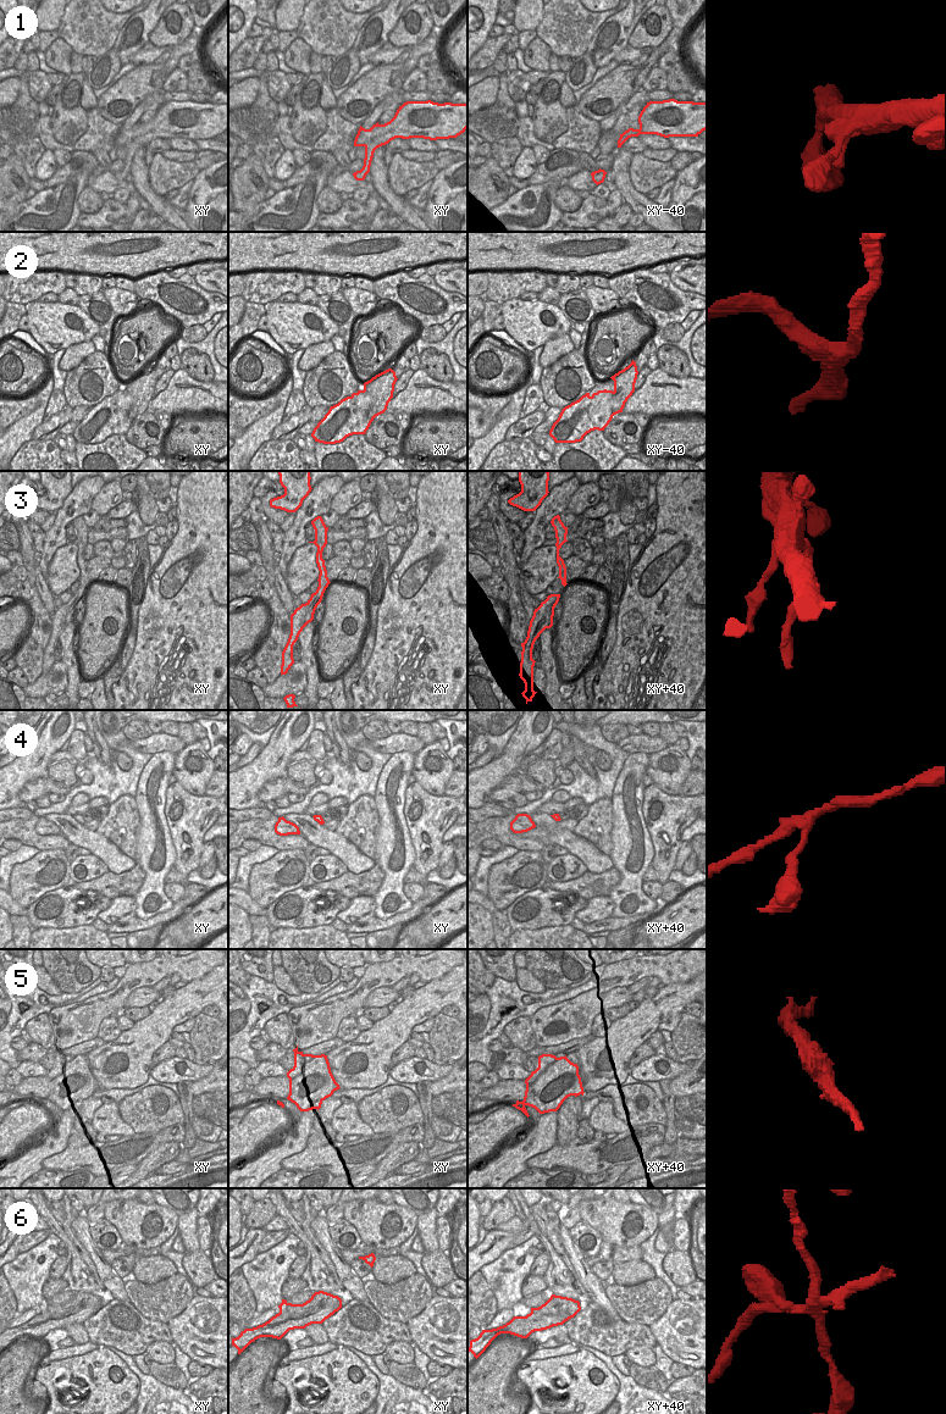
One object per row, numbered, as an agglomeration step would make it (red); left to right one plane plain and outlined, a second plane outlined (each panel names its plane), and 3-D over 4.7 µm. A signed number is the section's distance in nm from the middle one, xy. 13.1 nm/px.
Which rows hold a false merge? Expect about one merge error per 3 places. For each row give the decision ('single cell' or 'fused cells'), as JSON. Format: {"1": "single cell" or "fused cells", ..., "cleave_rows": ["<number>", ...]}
{"1": "single cell", "2": "fused cells", "3": "fused cells", "4": "single cell", "5": "fused cells", "6": "fused cells", "cleave_rows": ["2", "3", "5", "6"]}

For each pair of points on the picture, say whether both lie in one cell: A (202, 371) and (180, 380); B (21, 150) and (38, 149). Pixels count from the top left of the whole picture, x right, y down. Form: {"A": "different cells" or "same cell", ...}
{"A": "different cells", "B": "same cell"}

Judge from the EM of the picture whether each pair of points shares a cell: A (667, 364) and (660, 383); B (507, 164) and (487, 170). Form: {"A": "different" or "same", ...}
{"A": "different", "B": "different"}

